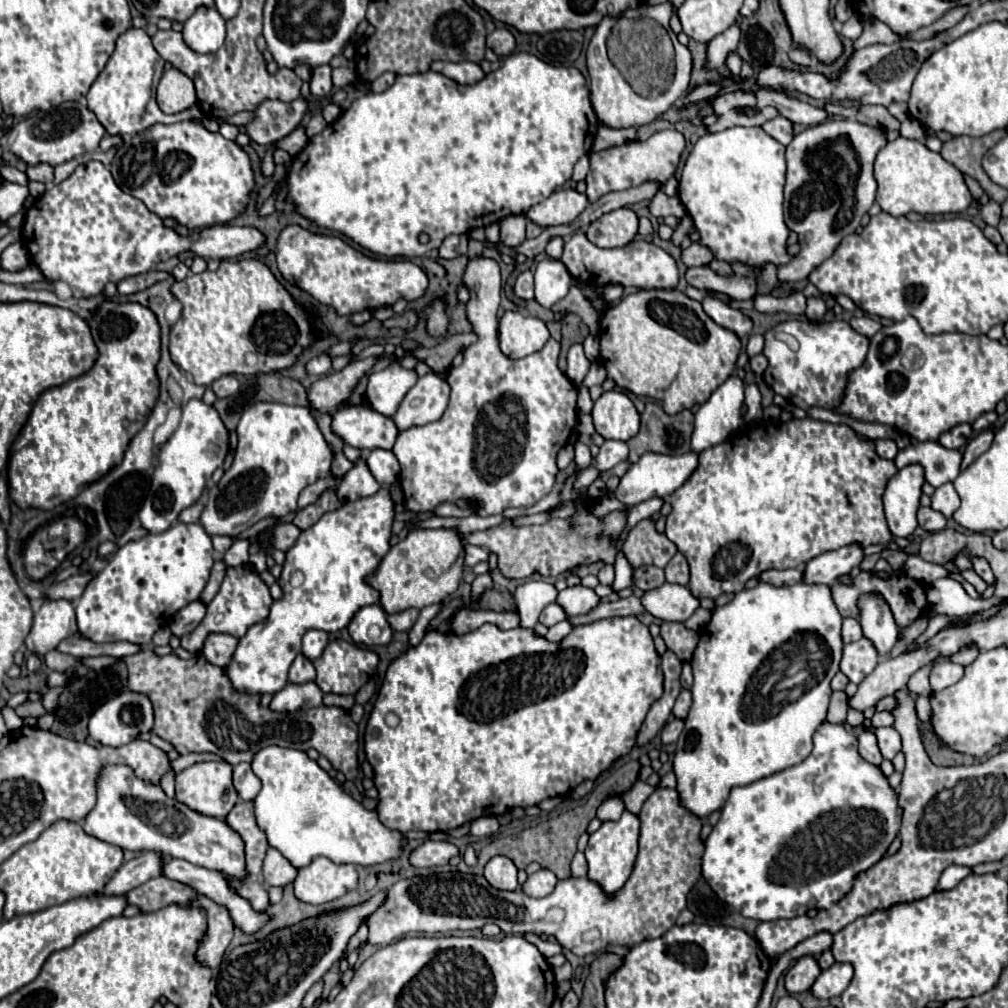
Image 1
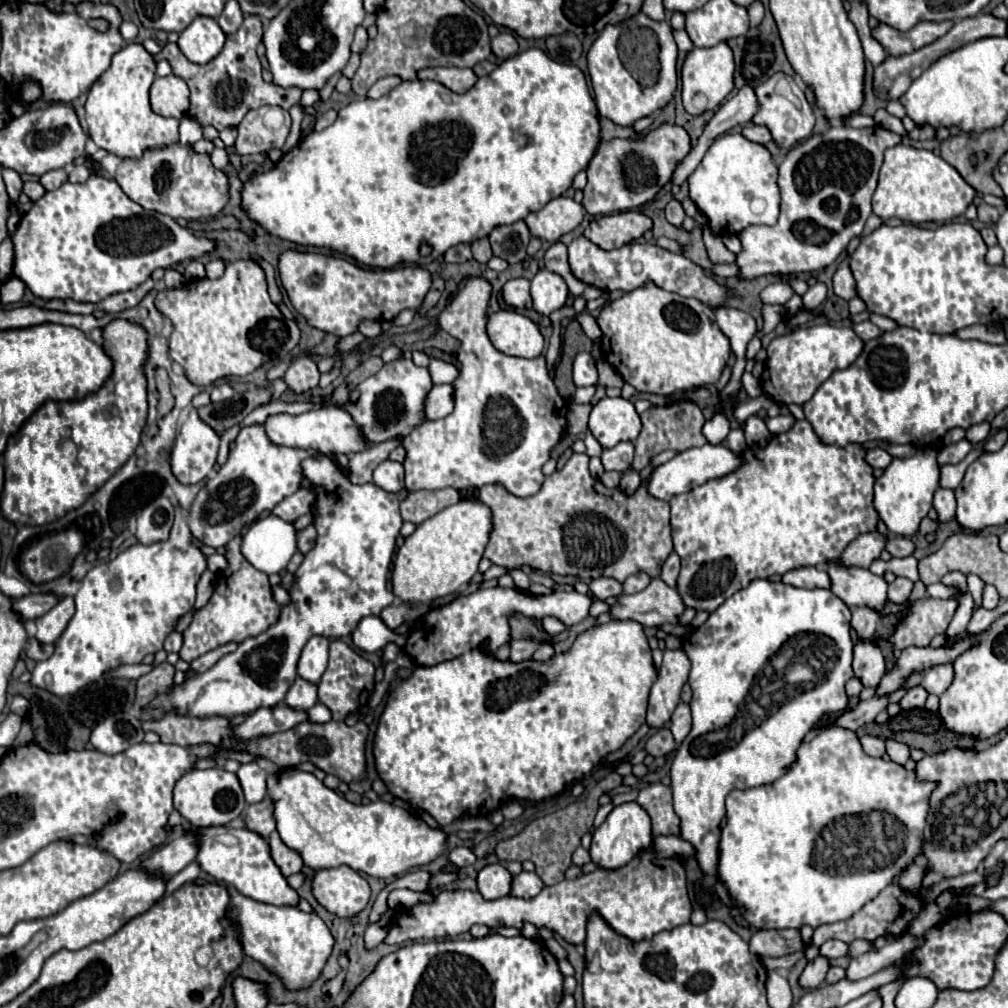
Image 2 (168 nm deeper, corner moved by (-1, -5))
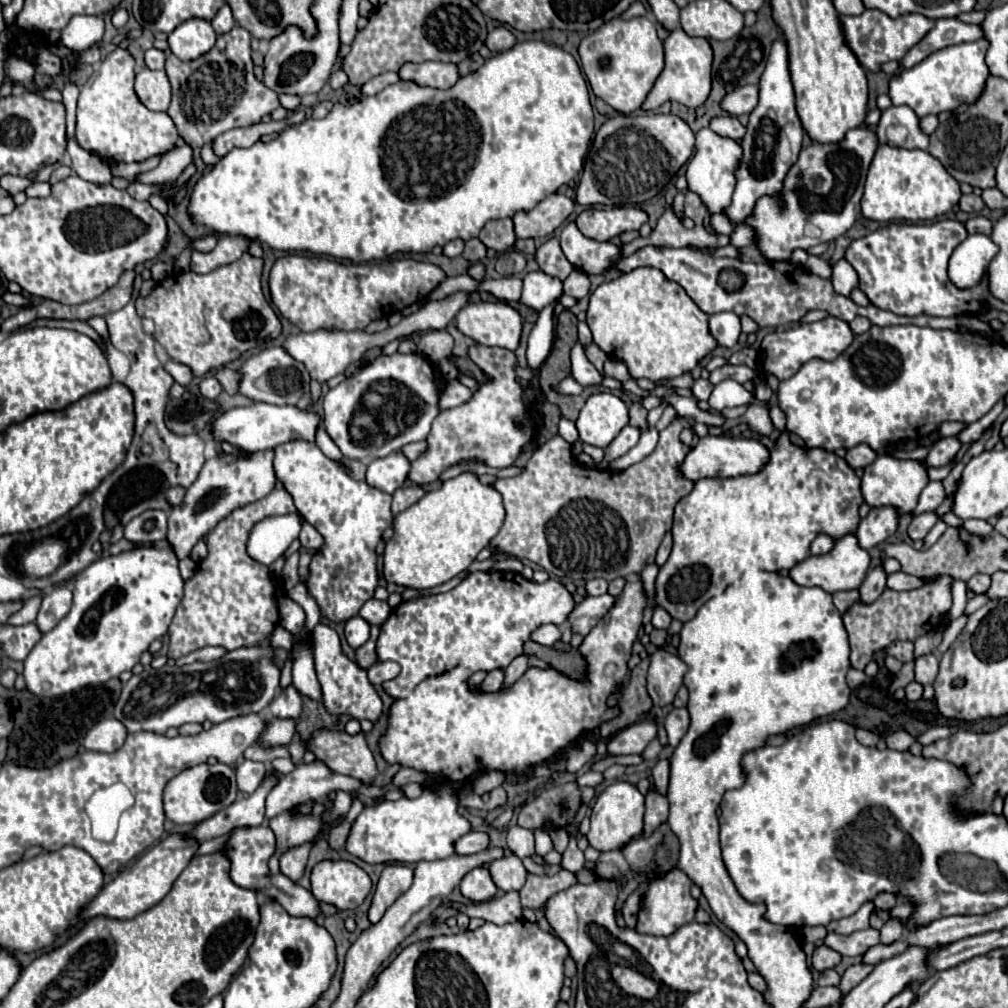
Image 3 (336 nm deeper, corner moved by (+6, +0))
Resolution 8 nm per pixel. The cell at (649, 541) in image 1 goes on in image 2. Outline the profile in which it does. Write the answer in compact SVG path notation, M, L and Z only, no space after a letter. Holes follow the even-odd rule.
M574 453L562 469L556 469L552 475L544 479L536 495L520 499L516 495L508 495L504 487L494 483L480 487L478 499L484 501L494 513L494 531L484 551L484 557L488 557L494 565L504 565L510 569L530 565L544 573L572 575L582 581L612 577L624 583L626 577L638 571L644 571L650 577L658 577L664 559L672 553L670 507L668 501L648 495L648 477L632 495L626 495L622 489L608 489L600 479L594 479L590 475L588 455Z

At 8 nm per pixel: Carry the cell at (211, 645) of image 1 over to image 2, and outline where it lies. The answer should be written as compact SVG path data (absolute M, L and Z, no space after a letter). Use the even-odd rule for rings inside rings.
M226 643L226 645L218 647L218 649L214 649L214 651L208 651L206 655L202 655L202 657L198 657L198 659L194 659L194 661L190 663L190 671L202 673L202 671L210 669L220 657L224 657L224 655L228 655L228 653L232 653L232 651L236 651L236 643Z

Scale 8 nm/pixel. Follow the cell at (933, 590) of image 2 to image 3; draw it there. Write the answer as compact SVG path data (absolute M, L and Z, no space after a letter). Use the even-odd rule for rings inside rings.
M895 572L887 578L887 586L891 590L913 590L913 588L921 588L923 580L915 578L915 576L909 576L905 572Z

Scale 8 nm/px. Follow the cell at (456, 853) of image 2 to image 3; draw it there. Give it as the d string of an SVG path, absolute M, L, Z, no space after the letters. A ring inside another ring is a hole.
M469 832L455 842L455 854L477 854L489 846L489 836L485 832Z

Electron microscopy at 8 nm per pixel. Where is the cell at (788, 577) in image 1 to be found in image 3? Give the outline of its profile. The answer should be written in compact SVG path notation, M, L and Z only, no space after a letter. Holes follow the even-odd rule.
M849 534L849 536L841 538L841 540L837 540L835 548L827 556L809 556L803 562L795 564L789 570L789 576L799 586L819 586L825 592L833 594L833 592L839 592L839 590L859 588L861 582L867 576L867 570L869 570L869 552L859 548L855 534Z

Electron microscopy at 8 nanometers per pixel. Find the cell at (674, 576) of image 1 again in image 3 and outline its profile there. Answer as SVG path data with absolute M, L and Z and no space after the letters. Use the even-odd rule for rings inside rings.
M671 532L665 534L665 538L663 538L663 542L661 542L659 550L657 550L657 556L655 556L655 564L663 566L667 562L667 558L669 558L669 554L671 554Z

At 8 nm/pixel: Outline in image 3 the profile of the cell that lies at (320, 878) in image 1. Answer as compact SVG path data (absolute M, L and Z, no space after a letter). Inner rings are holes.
M323 860L311 872L311 892L339 910L353 910L371 892L371 878L353 862Z

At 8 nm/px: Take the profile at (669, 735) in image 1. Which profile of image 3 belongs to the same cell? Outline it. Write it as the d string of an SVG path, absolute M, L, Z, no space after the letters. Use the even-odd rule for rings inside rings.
M637 722L619 734L615 734L611 740L607 740L609 754L615 756L627 756L627 754L641 754L647 744L657 738L657 724L655 722Z

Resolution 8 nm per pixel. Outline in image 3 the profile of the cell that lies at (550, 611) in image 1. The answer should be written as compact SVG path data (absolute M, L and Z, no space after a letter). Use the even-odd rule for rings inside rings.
M543 624L539 626L533 634L531 634L531 640L543 644L543 646L553 646L555 642L561 640L561 632L555 624Z

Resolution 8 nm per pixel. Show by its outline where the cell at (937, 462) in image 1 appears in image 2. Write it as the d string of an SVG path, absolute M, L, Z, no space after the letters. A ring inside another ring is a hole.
M978 445L978 447L974 447L958 465L944 465L944 467L940 467L940 487L956 489L956 487L960 485L964 473L966 473L966 469L968 469L968 465L970 465L974 459L978 459L982 453L984 453L984 449L982 449L982 445Z

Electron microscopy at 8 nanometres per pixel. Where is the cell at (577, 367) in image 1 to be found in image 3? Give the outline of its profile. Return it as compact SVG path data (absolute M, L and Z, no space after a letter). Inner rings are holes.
M577 344L571 350L571 376L581 384L581 386L591 386L601 382L601 374L595 370L595 366L587 360L585 350L581 344Z

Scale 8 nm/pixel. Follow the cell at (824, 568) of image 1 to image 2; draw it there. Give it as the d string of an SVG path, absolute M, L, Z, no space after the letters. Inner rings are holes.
M878 531L864 533L846 547L846 551L840 555L840 563L852 567L868 567L874 559L880 557L880 553L886 547L886 541L888 537L884 537Z

